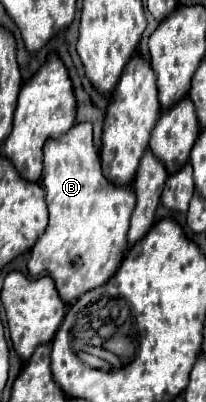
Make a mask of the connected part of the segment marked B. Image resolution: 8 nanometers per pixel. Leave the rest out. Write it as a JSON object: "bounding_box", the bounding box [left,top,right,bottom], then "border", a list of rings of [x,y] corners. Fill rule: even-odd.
{"bounding_box":[27,122,135,304],"border":[[[89,122],[75,124],[61,138],[49,138],[43,154],[41,184],[45,186],[49,224],[31,248],[27,268],[31,276],[51,276],[61,300],[71,304],[87,290],[105,284],[117,272],[127,250],[127,230],[135,196],[133,188],[109,184],[101,174],[101,160]]]}

